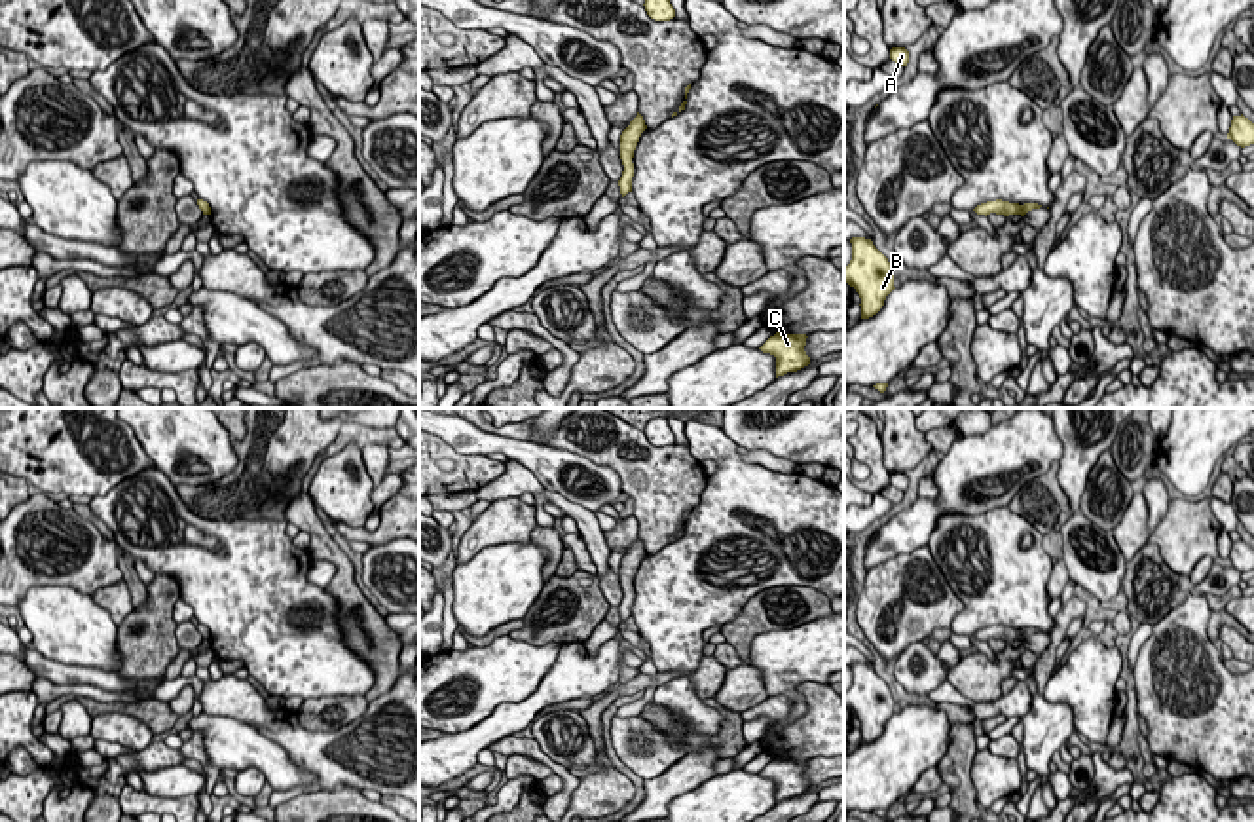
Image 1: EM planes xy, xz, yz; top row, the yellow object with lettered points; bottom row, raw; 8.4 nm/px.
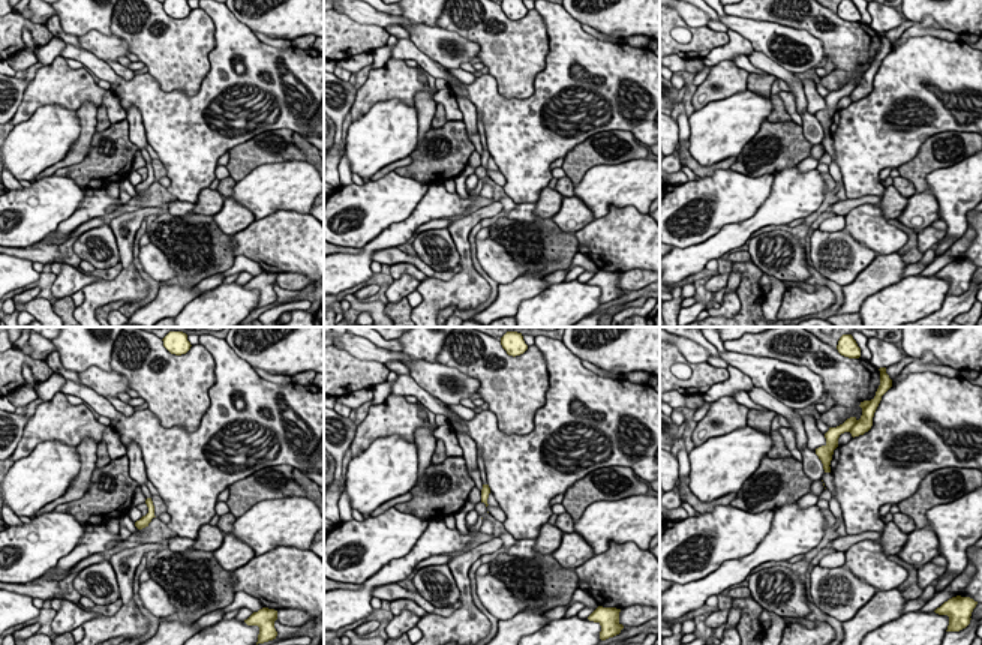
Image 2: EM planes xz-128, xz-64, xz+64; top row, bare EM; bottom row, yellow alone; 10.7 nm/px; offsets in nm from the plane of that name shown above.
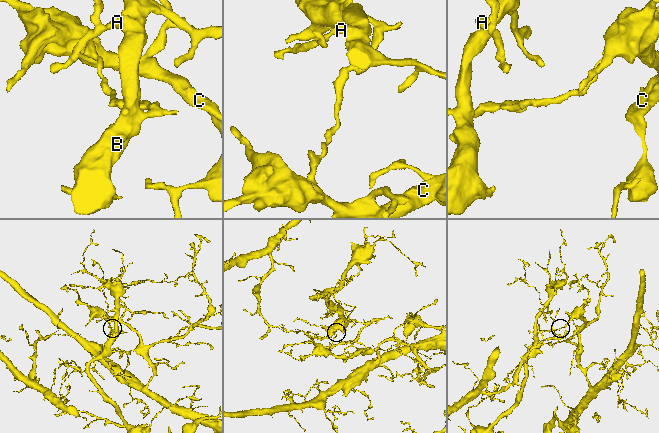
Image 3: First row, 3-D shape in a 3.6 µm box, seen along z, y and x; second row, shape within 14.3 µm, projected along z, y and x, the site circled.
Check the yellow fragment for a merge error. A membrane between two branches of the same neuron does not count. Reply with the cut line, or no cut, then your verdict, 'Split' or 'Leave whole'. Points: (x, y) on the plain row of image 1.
Split along xz (632, 593), (625, 597). Split

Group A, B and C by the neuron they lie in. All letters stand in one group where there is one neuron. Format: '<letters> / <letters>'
A B / C

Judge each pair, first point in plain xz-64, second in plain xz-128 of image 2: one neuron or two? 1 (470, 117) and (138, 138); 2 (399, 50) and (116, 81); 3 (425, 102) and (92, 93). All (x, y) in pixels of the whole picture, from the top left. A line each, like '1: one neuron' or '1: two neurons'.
1: one neuron
2: one neuron
3: two neurons

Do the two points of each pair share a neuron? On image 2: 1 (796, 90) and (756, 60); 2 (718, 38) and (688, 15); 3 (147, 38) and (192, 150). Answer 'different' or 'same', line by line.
1: same
2: different
3: different

